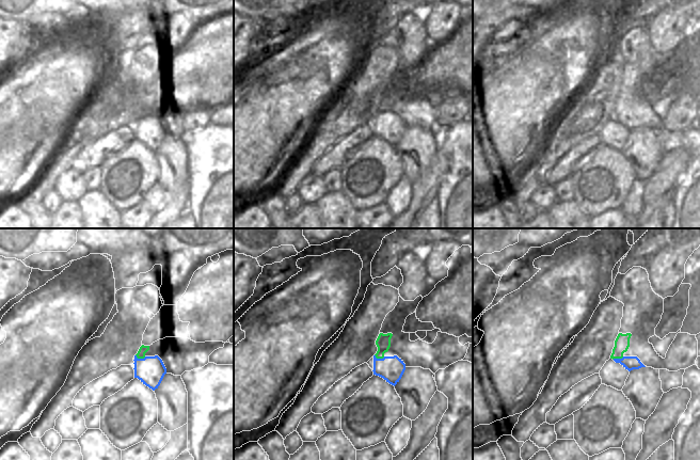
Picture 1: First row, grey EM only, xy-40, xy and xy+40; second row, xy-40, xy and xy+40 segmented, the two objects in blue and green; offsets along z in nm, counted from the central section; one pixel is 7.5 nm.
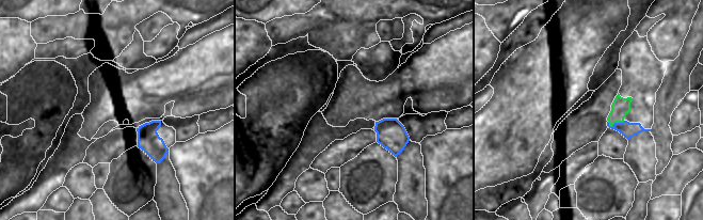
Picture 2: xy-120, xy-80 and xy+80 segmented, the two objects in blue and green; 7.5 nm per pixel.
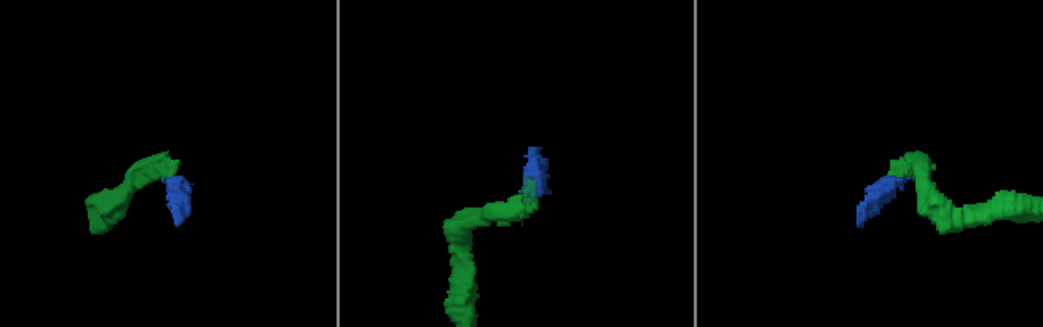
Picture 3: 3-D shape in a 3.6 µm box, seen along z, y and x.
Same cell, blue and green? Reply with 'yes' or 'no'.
no

